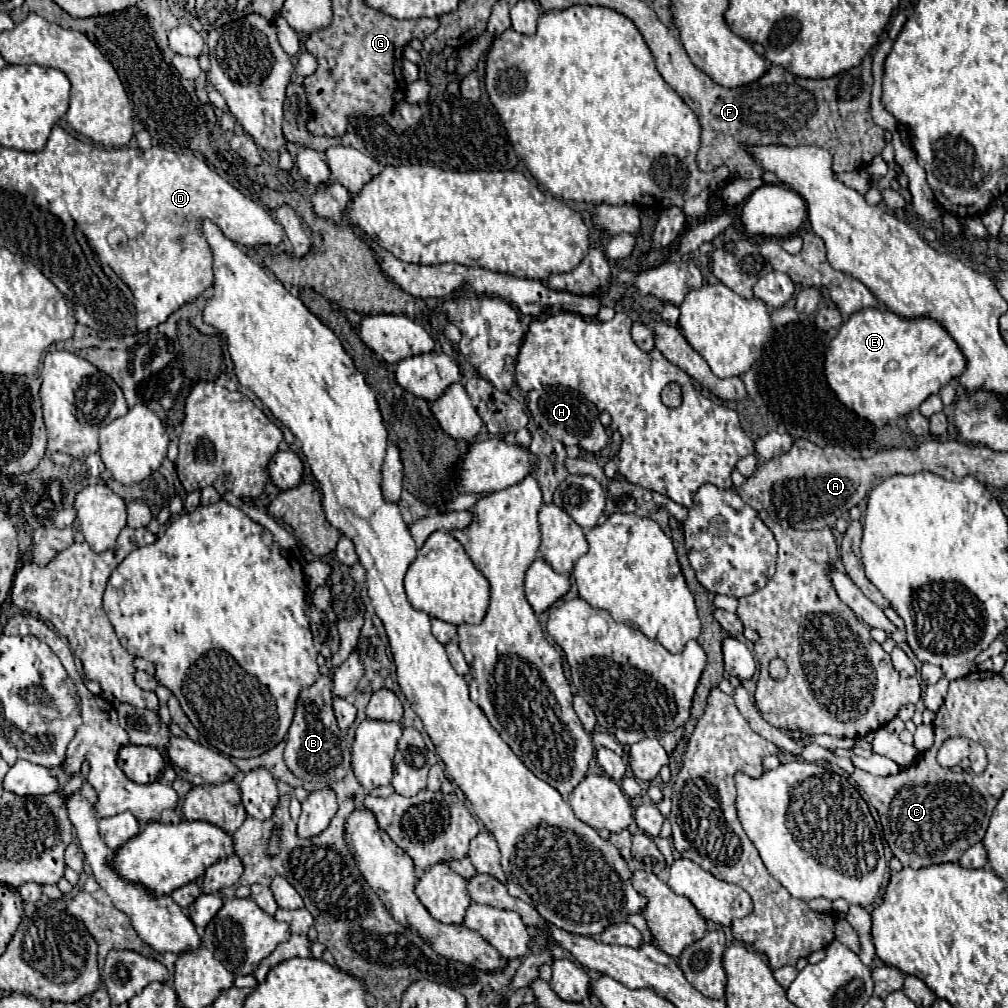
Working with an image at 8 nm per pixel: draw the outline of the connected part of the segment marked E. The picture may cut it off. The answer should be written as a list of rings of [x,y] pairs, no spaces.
[[[879,307],[853,313],[825,357],[825,377],[837,399],[875,427],[911,413],[929,395],[961,377],[965,367],[967,357],[941,323],[927,315],[905,319]]]

